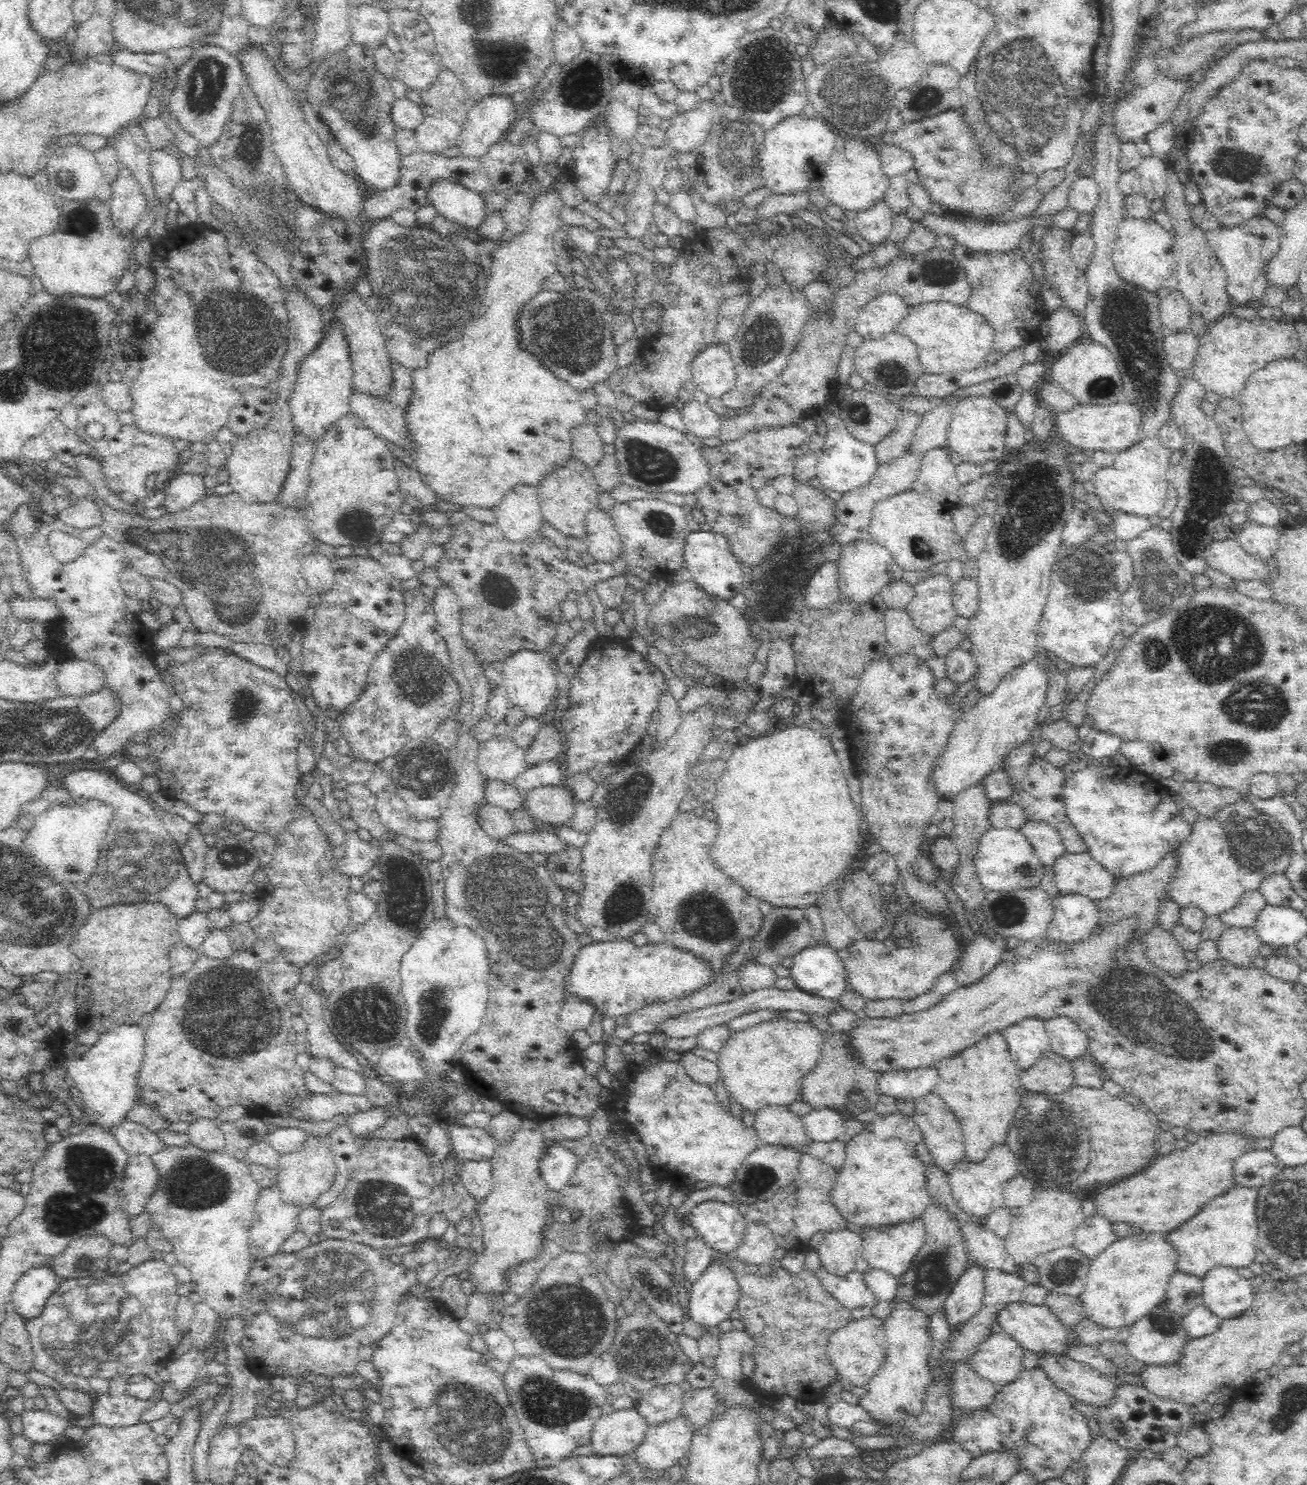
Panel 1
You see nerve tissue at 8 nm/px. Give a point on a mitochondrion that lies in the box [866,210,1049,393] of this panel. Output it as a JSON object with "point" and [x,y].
{"point":[943,273]}

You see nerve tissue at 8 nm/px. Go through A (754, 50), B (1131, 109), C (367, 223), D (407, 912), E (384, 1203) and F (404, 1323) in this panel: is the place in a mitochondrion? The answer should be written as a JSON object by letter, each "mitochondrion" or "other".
{"A":"mitochondrion","B":"other","C":"other","D":"mitochondrion","E":"mitochondrion","F":"other"}

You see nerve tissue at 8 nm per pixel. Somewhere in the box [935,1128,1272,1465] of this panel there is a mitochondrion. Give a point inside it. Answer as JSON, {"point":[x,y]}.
{"point":[1120,1427]}

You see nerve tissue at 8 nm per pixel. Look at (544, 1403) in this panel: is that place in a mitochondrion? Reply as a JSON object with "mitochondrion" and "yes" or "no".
{"mitochondrion":"yes"}

